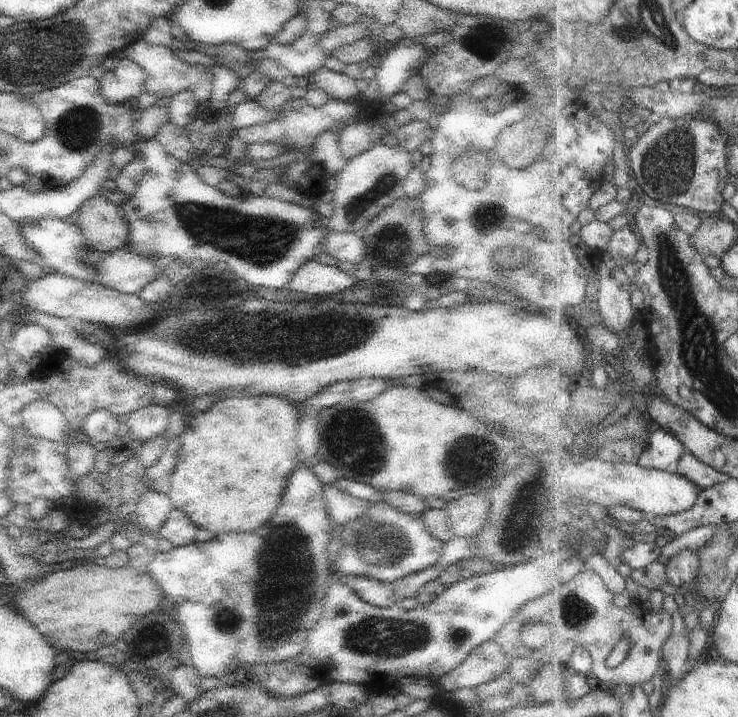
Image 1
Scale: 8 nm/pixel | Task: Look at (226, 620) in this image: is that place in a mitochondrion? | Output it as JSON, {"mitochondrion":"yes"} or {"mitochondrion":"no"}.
{"mitochondrion":"yes"}

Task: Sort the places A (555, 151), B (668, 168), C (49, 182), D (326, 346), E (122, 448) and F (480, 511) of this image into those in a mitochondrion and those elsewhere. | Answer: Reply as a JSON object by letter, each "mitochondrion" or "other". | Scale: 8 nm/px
{"A":"other","B":"mitochondrion","C":"other","D":"mitochondrion","E":"other","F":"other"}

